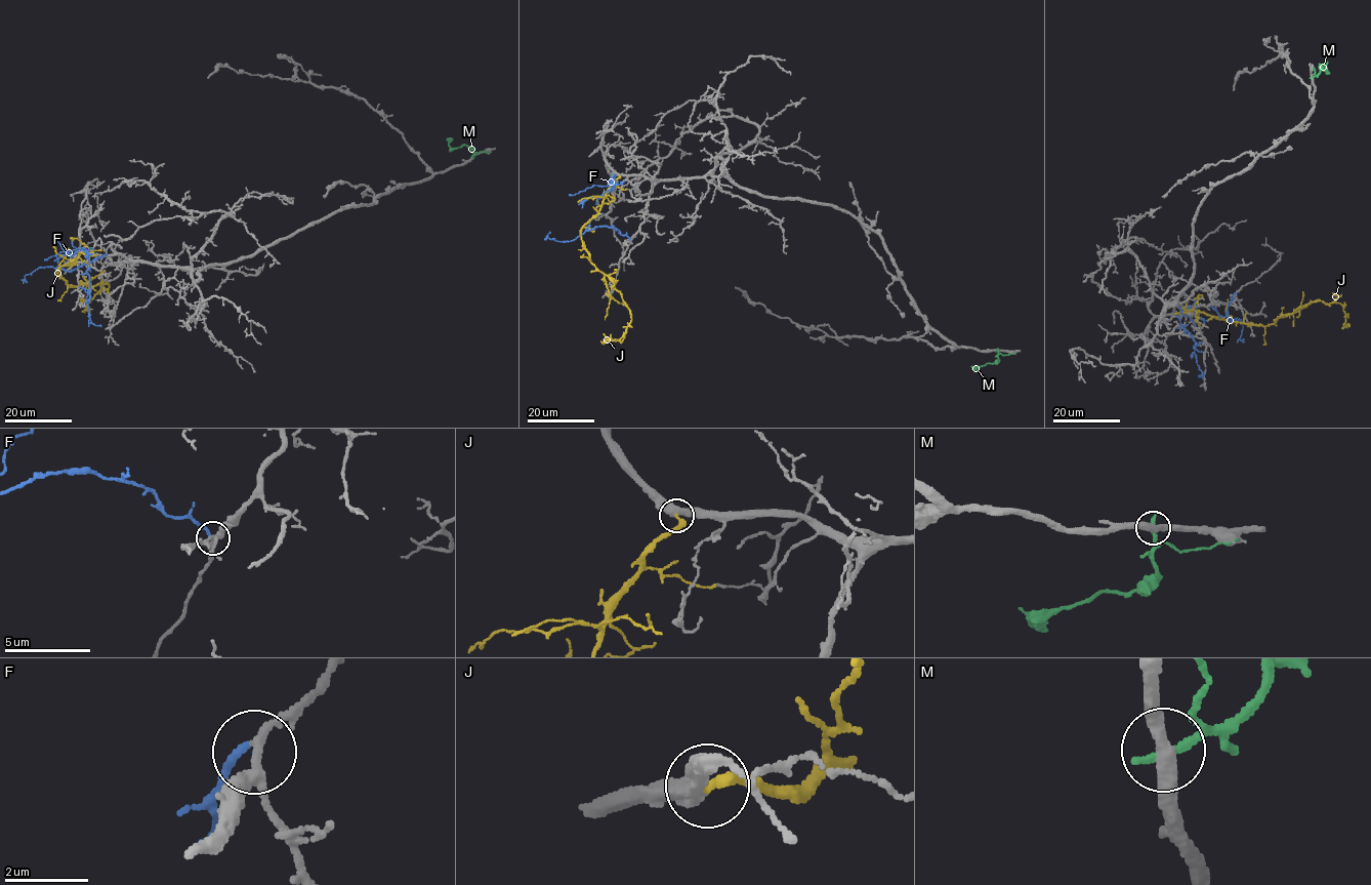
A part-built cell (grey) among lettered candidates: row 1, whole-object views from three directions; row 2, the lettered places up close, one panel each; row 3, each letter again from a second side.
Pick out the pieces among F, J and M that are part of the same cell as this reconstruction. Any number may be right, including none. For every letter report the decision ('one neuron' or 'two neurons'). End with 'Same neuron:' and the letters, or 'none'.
F: two neurons
J: two neurons
M: two neurons
Same neuron: none

